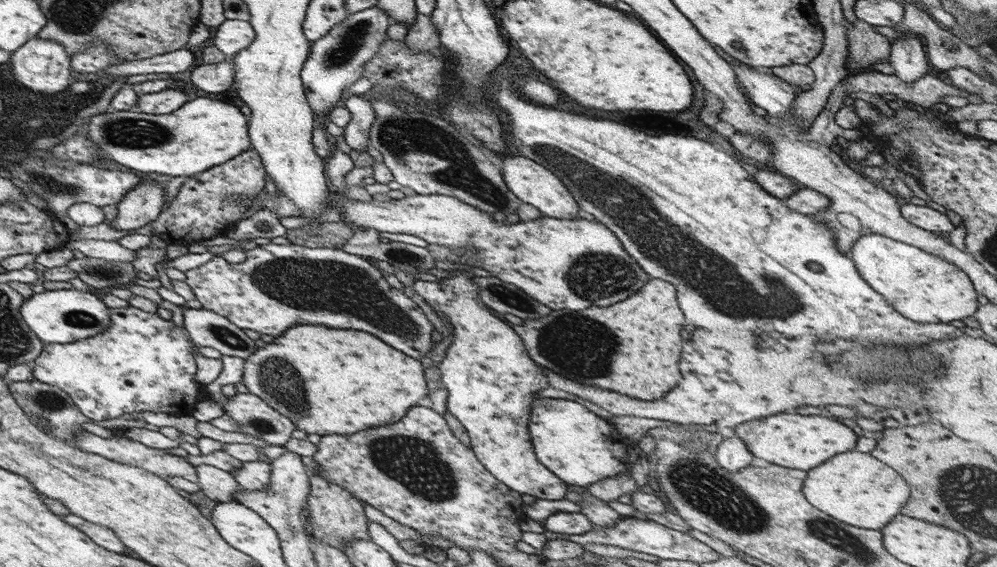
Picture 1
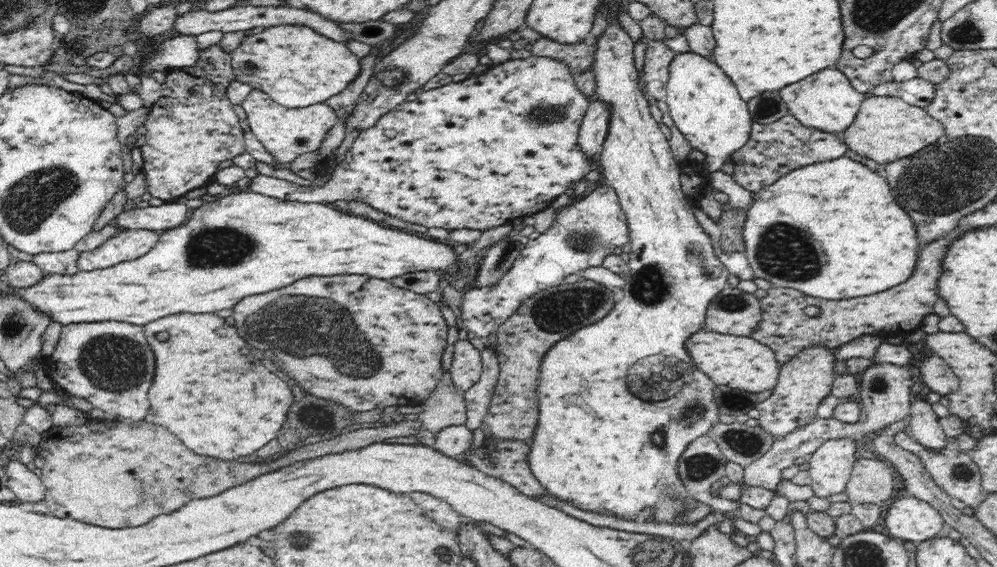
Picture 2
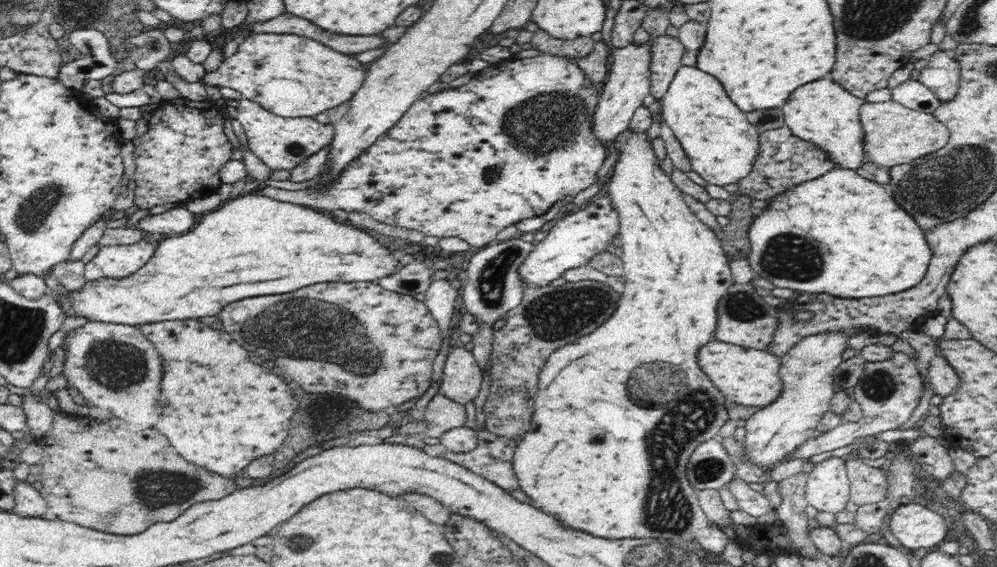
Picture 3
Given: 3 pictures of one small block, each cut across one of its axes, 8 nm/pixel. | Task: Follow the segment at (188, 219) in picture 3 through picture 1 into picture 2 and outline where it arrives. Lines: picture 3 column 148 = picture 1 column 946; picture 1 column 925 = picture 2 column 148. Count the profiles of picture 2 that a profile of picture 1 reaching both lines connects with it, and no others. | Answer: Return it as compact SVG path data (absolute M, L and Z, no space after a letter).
M164 202L164 204L141 209L132 209L125 213L120 213L114 222L118 223L122 229L151 230L172 230L182 224L186 224L186 214L188 214L185 202L174 203Z

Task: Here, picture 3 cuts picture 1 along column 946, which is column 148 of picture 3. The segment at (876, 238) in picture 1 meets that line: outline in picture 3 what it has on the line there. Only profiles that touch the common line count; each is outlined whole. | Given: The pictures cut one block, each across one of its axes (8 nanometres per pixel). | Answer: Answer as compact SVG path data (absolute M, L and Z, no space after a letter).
M247 194L238 196L224 202L220 208L202 215L202 218L192 230L189 230L183 235L165 236L156 239L156 250L153 257L137 270L134 274L123 279L100 279L95 281L87 281L83 289L79 291L72 291L70 296L60 297L62 308L68 315L84 316L88 321L99 321L109 324L122 324L129 326L140 326L152 322L160 322L160 320L186 320L186 318L202 318L202 316L215 316L224 308L222 304L230 304L230 302L240 301L240 298L252 298L252 296L266 296L266 294L286 294L316 284L316 282L372 282L378 278L384 278L392 272L396 272L396 257L388 252L388 248L384 245L378 244L378 240L374 240L370 234L360 230L359 228L352 228L352 225L346 226L345 224L338 224L332 220L330 214L326 216L324 210L304 208L304 206L290 204L290 202L282 202L274 200L266 195Z

